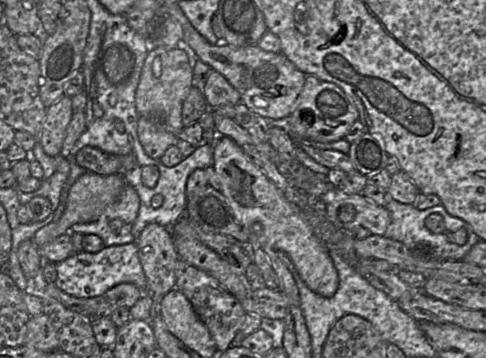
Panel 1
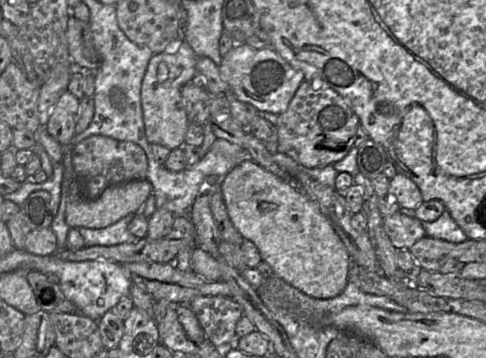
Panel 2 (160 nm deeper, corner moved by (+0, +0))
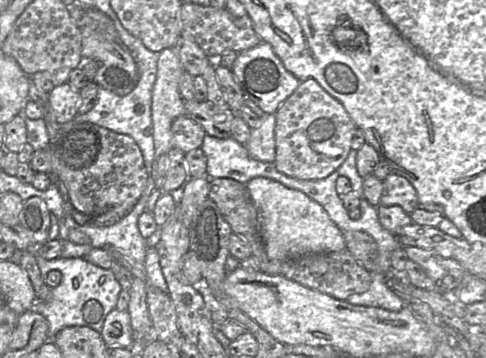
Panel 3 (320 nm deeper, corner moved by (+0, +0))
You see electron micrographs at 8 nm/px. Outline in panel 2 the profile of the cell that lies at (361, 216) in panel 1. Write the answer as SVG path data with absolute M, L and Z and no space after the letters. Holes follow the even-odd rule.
M399 211L384 218L384 230L397 250L409 250L421 238L426 237L422 221L412 212Z

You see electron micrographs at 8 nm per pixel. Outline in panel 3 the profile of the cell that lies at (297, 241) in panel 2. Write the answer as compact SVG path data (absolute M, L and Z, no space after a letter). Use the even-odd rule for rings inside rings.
M264 177L253 178L245 185L257 209L262 241L270 259L284 261L309 253L346 249L343 232L325 209L302 191Z

